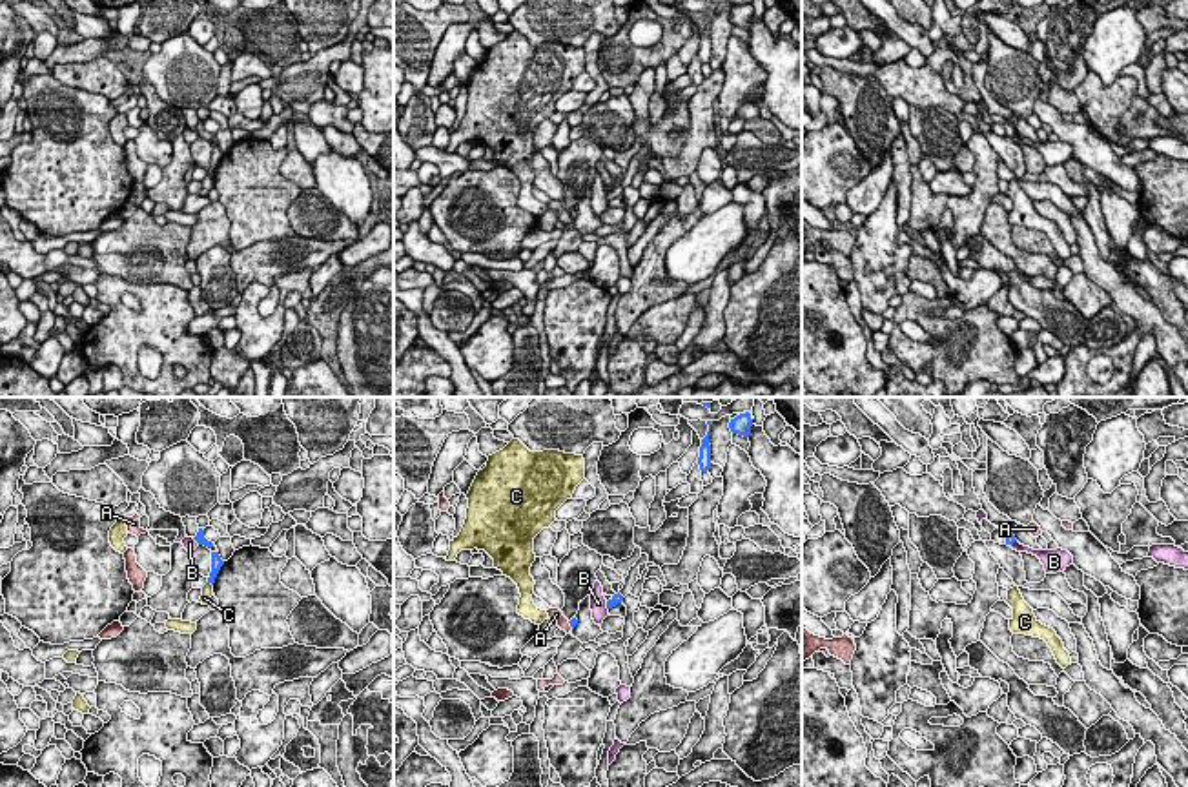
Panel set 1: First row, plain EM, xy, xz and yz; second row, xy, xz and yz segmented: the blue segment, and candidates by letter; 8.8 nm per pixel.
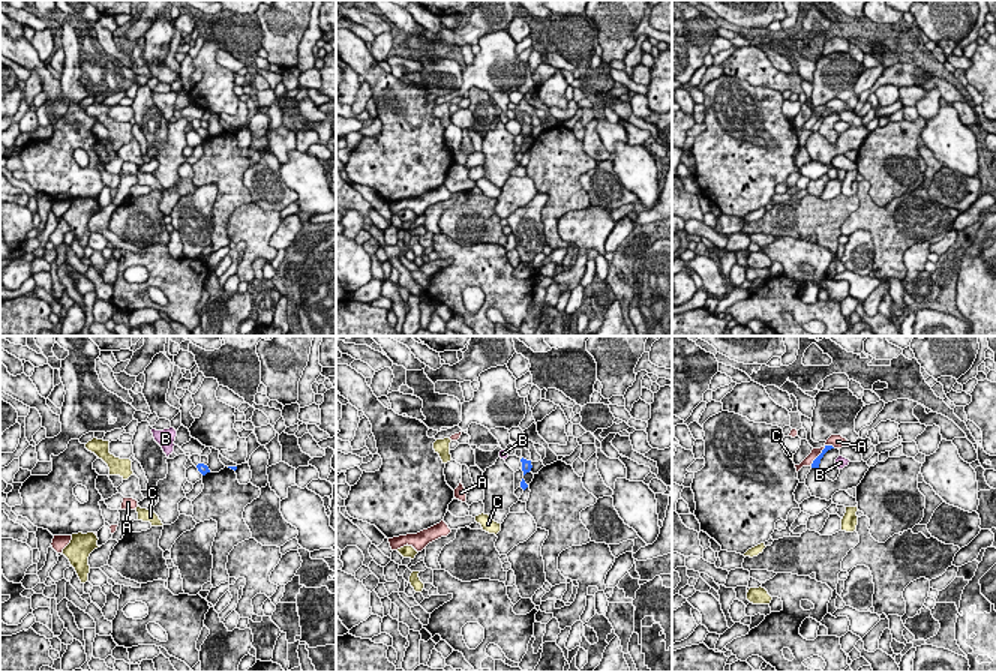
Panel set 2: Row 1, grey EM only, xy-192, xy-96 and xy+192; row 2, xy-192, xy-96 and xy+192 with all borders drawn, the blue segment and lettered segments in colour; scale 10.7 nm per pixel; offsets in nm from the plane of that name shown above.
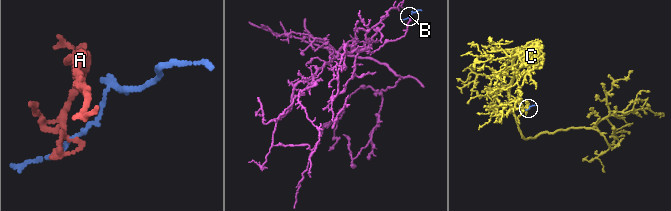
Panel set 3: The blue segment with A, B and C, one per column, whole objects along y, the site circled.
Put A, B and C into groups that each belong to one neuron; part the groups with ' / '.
A / B / C

